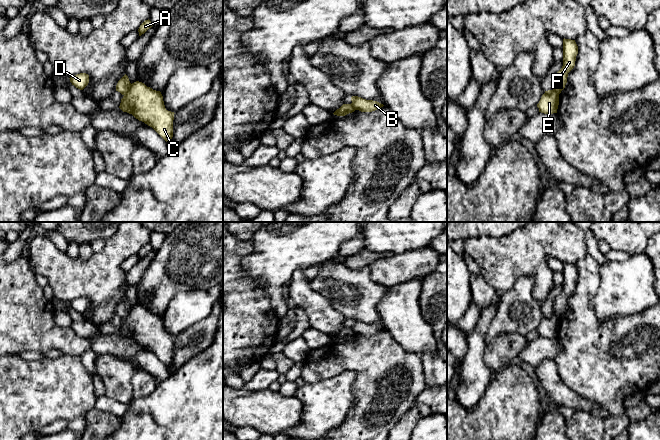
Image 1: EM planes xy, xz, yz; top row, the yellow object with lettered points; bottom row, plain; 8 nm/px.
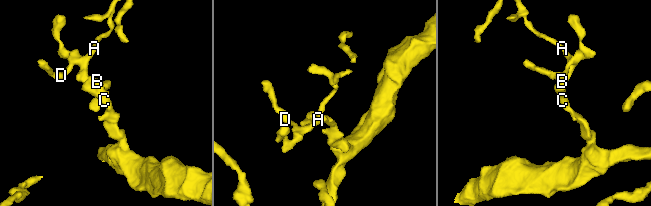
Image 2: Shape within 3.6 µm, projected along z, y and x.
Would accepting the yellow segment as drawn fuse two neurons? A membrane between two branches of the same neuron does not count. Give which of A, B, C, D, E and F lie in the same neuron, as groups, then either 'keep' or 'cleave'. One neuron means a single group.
A D F / B C E; cleave

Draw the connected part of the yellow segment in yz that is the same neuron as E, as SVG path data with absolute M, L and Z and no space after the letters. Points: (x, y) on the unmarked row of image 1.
M548 314L542 319L537 331L541 337L553 338L557 337L558 329L559 319L554 314Z

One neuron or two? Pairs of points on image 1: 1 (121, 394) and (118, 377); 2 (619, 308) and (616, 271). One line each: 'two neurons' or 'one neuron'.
1: one neuron
2: one neuron

